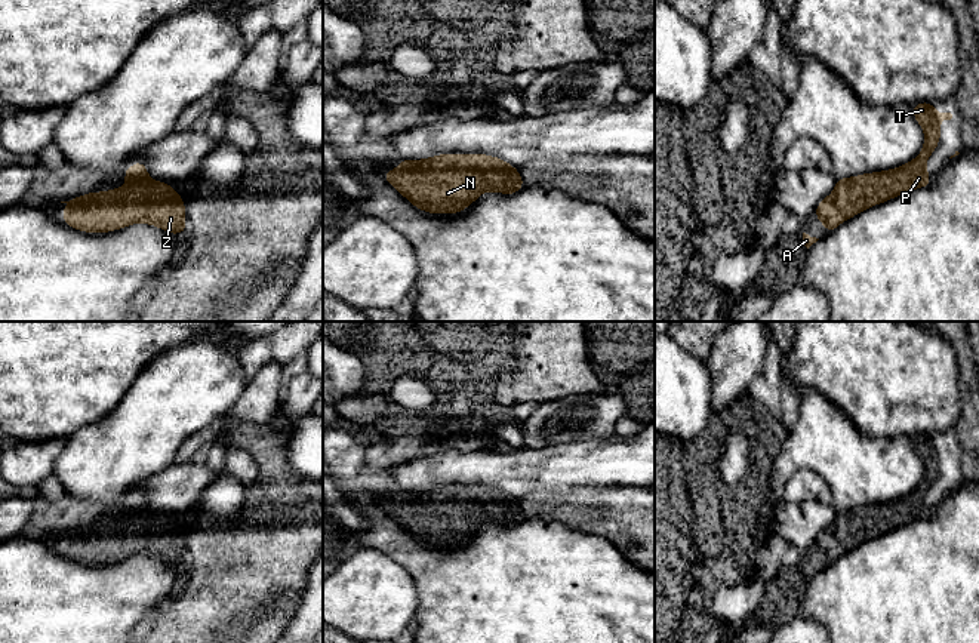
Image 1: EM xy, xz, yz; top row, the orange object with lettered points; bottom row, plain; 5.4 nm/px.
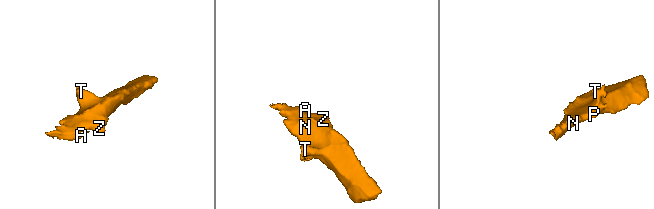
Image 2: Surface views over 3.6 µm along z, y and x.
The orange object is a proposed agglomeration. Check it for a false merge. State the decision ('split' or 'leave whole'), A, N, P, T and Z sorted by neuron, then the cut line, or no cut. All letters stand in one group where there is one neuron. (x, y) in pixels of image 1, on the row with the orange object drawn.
leave whole | A N P T Z | no cut

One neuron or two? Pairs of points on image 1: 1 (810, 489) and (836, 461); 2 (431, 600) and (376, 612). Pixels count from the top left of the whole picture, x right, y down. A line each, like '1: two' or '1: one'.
1: two
2: two

